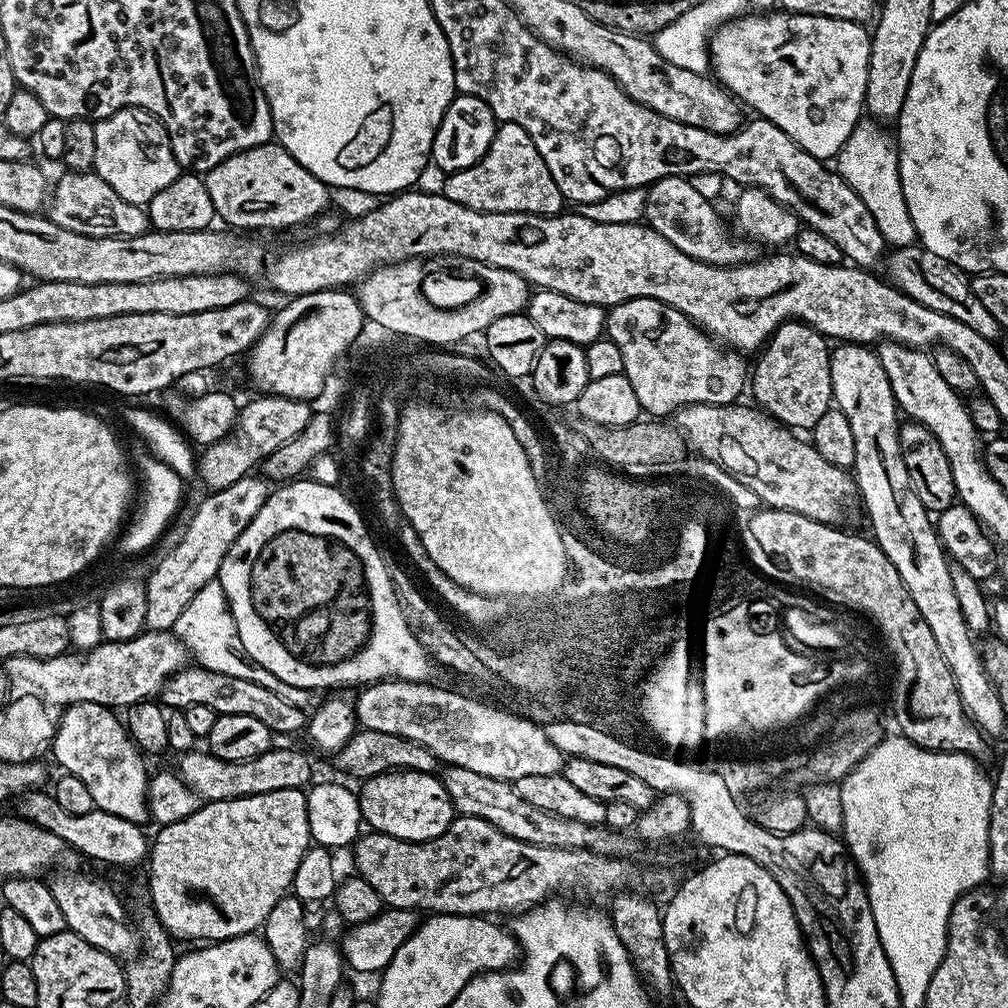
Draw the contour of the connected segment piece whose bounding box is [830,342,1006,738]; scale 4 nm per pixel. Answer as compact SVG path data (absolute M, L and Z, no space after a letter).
M840 342L840 345L831 349L830 378L832 379L832 399L835 407L846 414L850 422L850 431L854 434L854 479L858 489L859 499L864 499L864 508L868 511L868 520L872 523L871 535L876 545L894 562L894 570L898 570L898 578L910 590L910 598L914 598L914 606L926 618L926 626L938 641L938 650L942 650L942 658L946 658L946 666L950 666L950 674L954 674L954 682L958 686L958 694L964 703L964 709L971 716L972 721L980 728L985 737L1000 736L1004 732L1006 714L1002 710L1002 702L998 702L998 694L990 682L984 669L984 661L978 644L975 644L974 633L963 620L962 609L958 604L957 595L954 594L954 585L951 582L948 570L945 549L937 536L933 517L918 502L918 494L910 486L910 474L906 474L906 462L902 462L900 449L900 427L898 425L898 409L896 399L892 393L890 382L886 378L886 370L882 370L879 355L871 347L851 342Z

